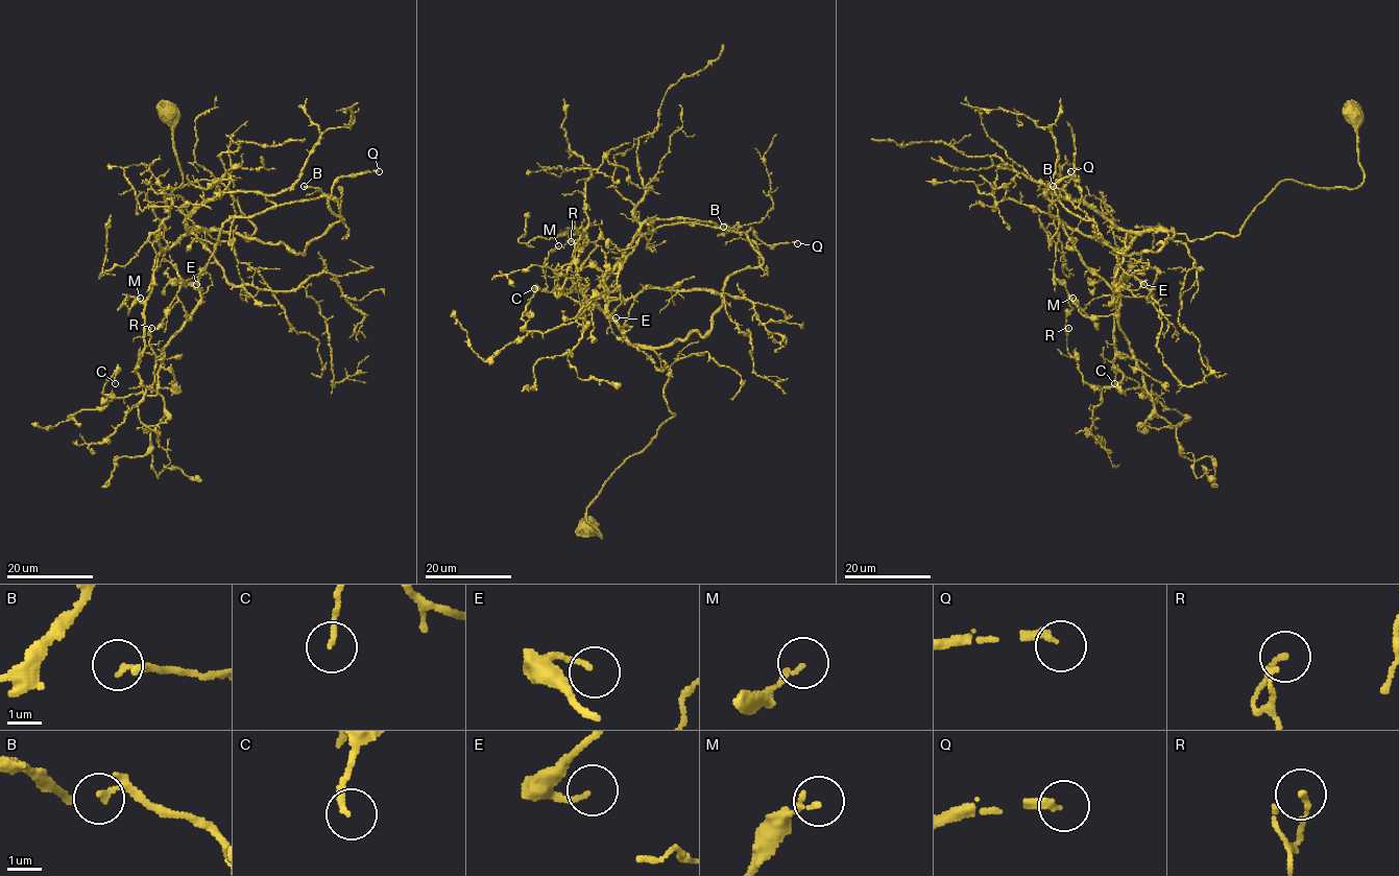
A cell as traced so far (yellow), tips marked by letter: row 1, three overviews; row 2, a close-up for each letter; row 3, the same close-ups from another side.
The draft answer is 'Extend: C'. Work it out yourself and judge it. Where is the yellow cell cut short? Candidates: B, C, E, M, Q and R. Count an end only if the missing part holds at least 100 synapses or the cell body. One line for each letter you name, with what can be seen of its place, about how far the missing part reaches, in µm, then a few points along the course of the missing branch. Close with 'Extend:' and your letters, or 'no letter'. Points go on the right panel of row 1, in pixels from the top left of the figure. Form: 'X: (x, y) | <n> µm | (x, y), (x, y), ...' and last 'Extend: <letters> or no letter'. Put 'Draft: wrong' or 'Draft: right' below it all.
Q: (1070, 171) | 160 µm | (1070, 171), (1076, 160), (1058, 169), (1063, 202), (1094, 251), (1094, 293), (1203, 422), (1148, 420)
Extend: Q
Draft: wrong

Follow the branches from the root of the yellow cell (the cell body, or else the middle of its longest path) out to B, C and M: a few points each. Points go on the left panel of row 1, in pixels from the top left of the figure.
B: (167, 113), (183, 176), (167, 187), (221, 183), (247, 240), (236, 233), (303, 255), (340, 220), (304, 186)
C: (167, 113), (167, 187), (221, 183), (255, 230), (161, 254), (158, 393), (106, 400), (115, 383)
M: (167, 113), (183, 176), (167, 187), (221, 183), (255, 230), (189, 231), (140, 298)

